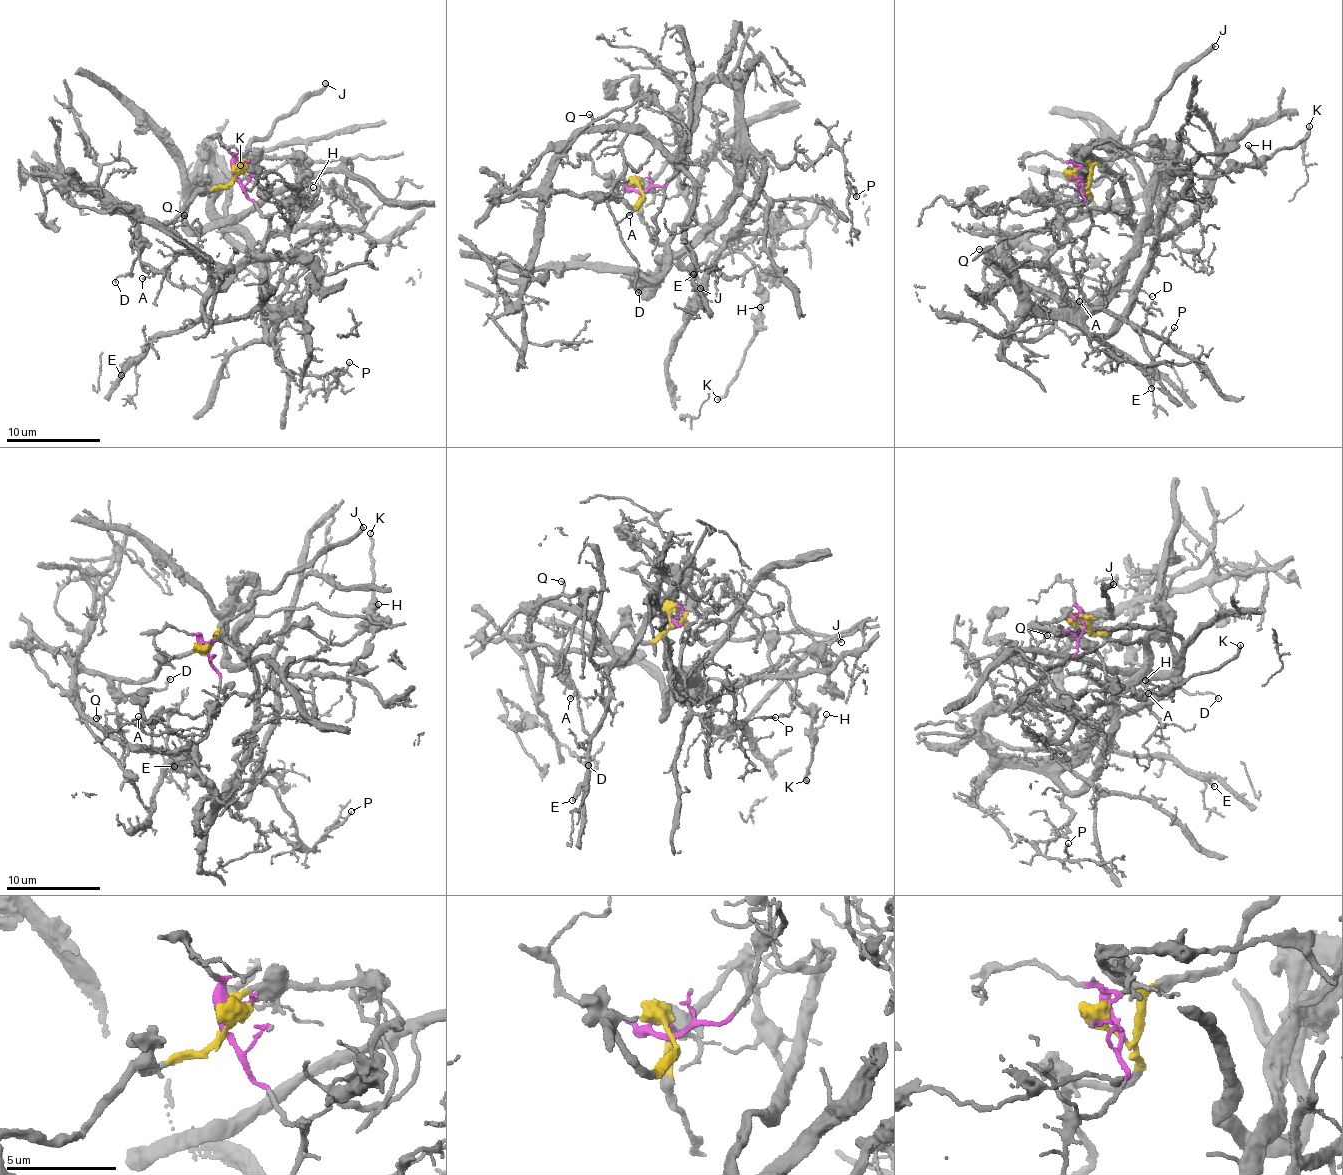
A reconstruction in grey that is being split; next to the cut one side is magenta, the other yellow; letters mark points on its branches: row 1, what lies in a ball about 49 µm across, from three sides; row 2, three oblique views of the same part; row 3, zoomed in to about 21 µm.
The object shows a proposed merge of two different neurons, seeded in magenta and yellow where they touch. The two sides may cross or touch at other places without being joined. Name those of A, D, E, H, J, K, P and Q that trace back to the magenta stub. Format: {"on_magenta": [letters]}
{"on_magenta": ["E", "P", "Q"]}

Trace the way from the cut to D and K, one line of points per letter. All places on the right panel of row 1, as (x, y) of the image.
D: (1081, 184), (1087, 185), (1088, 198), (1062, 207), (1068, 234), (1047, 250), (1047, 260), (1067, 273), (1152, 297)
K: (1081, 184), (1089, 161), (1075, 152), (1084, 149), (1146, 142), (1190, 173), (1218, 178), (1297, 147), (1309, 125)

